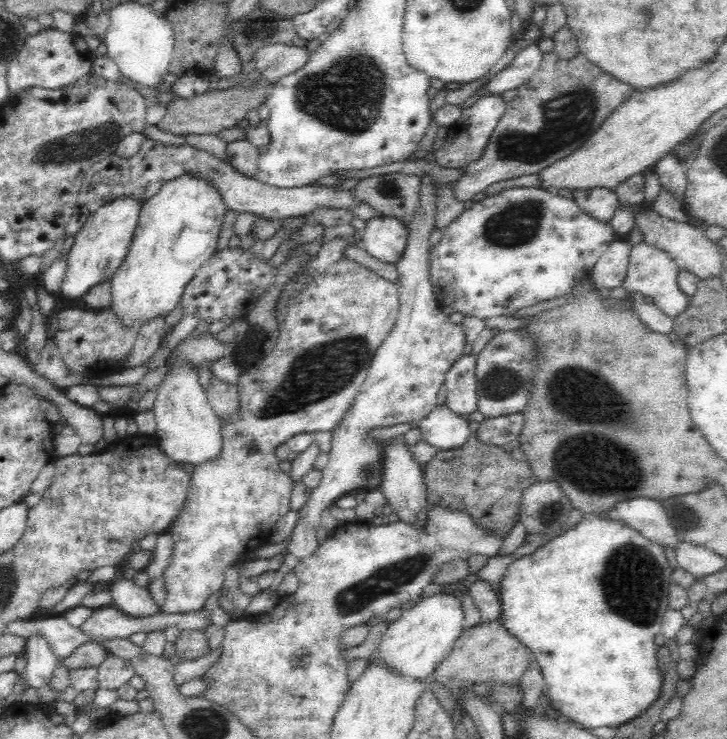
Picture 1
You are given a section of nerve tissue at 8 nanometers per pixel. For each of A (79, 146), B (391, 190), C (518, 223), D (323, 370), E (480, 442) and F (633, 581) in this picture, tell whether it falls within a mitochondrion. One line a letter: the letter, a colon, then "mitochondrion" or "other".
A: mitochondrion
B: mitochondrion
C: mitochondrion
D: mitochondrion
E: other
F: mitochondrion

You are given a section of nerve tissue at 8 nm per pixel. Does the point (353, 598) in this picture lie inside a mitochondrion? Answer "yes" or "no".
yes

